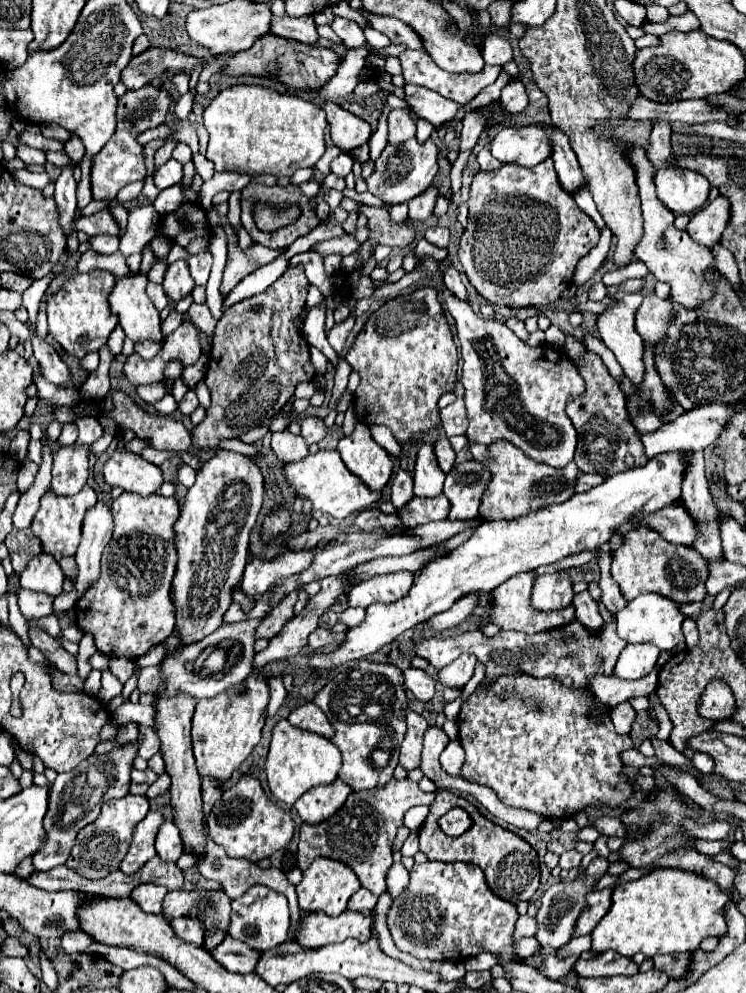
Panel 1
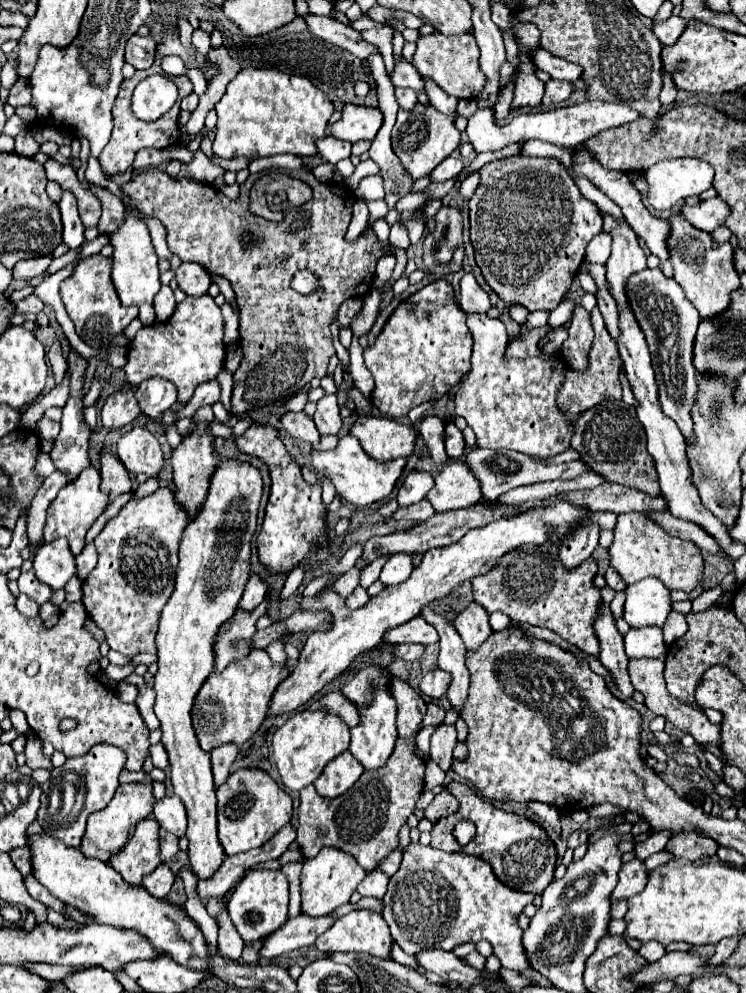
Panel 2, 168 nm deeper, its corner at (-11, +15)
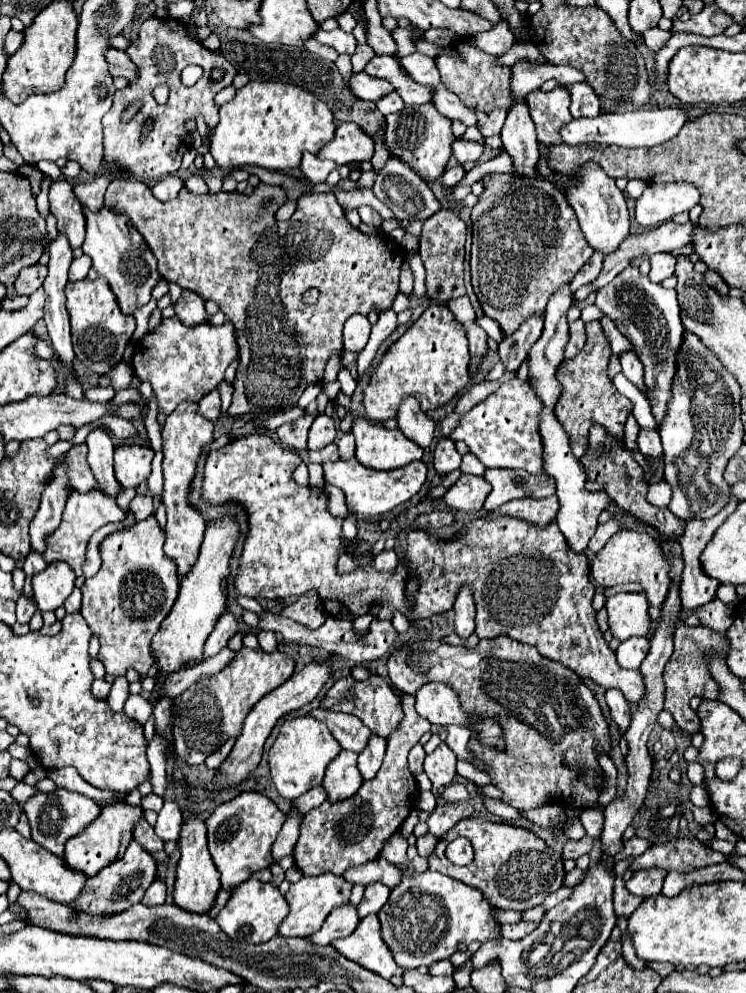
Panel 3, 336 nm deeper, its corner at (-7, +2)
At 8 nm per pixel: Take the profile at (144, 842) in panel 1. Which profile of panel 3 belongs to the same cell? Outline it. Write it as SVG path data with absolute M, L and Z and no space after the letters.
M130 841L122 859L114 861L112 865L104 867L98 875L88 879L88 885L92 885L94 893L84 897L84 901L80 901L80 905L72 905L72 907L86 911L86 913L118 913L118 911L124 911L130 905L142 901L144 891L148 889L148 885L154 879L156 879L156 859L144 847L140 847L136 841Z

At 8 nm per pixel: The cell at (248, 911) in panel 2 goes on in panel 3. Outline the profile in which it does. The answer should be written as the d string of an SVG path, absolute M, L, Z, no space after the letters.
M248 879L240 887L236 887L226 907L216 915L216 923L230 939L258 945L272 939L278 933L278 927L286 915L288 915L288 903L272 883Z

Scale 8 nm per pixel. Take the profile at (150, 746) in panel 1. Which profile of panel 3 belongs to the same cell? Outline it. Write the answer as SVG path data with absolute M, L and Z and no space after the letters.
M130 695L124 705L124 713L128 717L132 717L134 721L138 721L140 725L144 725L152 715L152 705L150 705L150 701L142 699L140 695Z

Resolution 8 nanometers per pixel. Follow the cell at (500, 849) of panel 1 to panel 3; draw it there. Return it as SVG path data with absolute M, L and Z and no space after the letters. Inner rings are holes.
M476 817L458 821L444 837L440 837L434 853L428 857L428 863L432 871L454 877L458 881L466 881L472 887L480 887L492 905L500 909L514 909L514 911L526 911L528 907L540 905L544 895L556 891L564 879L562 857L554 853L532 831L506 825L506 823L482 821ZM460 835L468 837L474 847L474 861L464 867L450 863L444 855L446 845Z

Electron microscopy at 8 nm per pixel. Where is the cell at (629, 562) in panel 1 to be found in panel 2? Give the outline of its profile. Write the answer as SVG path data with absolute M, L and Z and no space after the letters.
M624 512L618 516L608 558L610 566L624 578L626 584L634 584L646 576L656 576L668 590L692 592L704 576L704 560L692 542L668 536L660 526L638 512Z

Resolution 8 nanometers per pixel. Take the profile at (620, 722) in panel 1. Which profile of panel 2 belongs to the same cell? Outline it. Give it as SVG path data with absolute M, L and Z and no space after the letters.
M604 604L600 608L600 616L596 620L596 634L600 640L600 662L610 672L614 684L624 696L632 696L634 688L628 676L628 658L624 654L622 634L616 628L616 620L610 614L610 606Z

